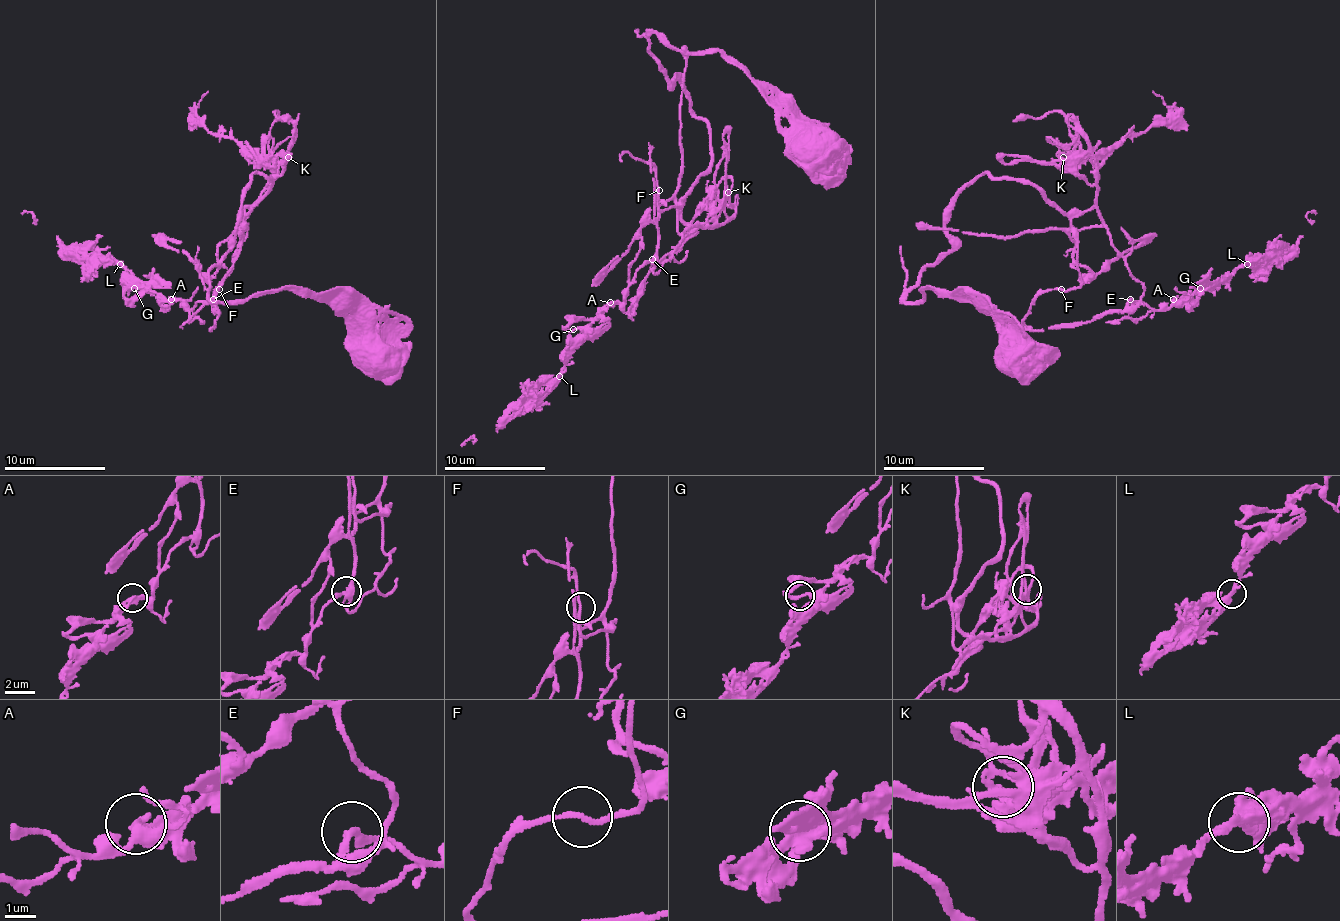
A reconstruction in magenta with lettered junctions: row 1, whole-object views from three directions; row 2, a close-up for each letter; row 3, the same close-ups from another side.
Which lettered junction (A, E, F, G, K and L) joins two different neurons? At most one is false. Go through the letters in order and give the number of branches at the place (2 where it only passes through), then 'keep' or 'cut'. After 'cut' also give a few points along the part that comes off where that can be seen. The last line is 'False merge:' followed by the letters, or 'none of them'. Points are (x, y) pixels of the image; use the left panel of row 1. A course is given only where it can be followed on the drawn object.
A: 2 branches meet; keep
E: 2 branches meet; keep
F: 2 branches meet; keep
G: 2 branches meet; keep
K: 2 branches meet; keep
L: 2 branches meet; keep
False merge: none of them

